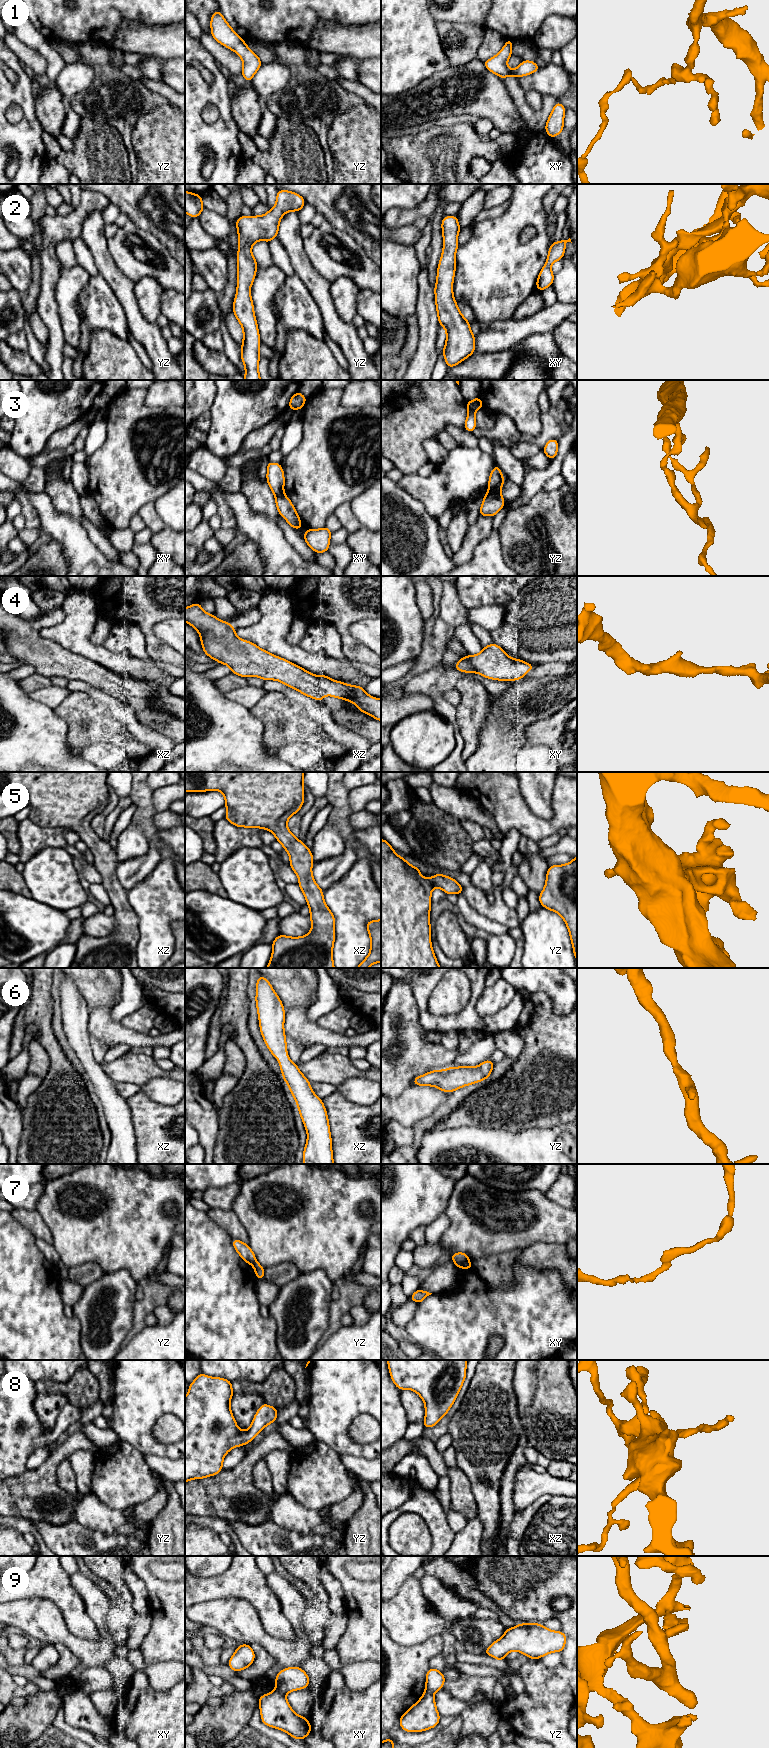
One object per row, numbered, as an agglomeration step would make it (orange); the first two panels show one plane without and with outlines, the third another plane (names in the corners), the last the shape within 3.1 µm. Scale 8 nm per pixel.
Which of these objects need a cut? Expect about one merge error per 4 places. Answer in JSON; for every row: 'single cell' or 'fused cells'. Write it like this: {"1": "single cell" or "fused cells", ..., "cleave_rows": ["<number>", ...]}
{"1": "single cell", "2": "single cell", "3": "fused cells", "4": "single cell", "5": "single cell", "6": "single cell", "7": "fused cells", "8": "single cell", "9": "fused cells", "cleave_rows": ["3", "7", "9"]}

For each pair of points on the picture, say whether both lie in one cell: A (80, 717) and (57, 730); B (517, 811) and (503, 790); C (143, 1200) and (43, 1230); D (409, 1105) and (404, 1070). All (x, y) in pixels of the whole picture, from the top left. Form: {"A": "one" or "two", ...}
{"A": "two", "B": "one", "C": "two", "D": "two"}

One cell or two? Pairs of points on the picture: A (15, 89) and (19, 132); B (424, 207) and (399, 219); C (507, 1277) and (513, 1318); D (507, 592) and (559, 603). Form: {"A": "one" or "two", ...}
{"A": "one", "B": "one", "C": "two", "D": "two"}

